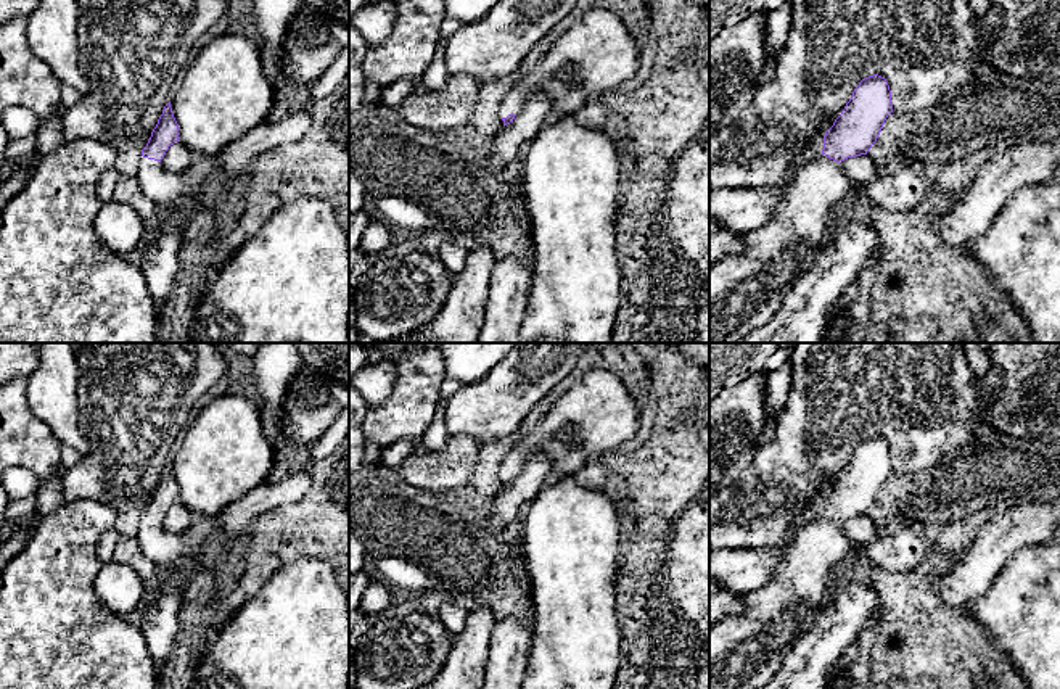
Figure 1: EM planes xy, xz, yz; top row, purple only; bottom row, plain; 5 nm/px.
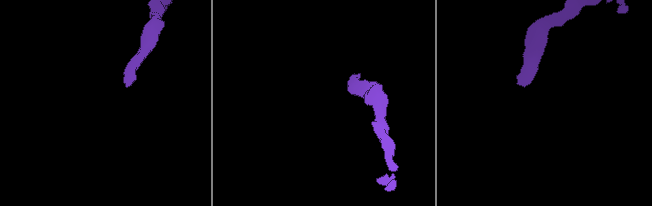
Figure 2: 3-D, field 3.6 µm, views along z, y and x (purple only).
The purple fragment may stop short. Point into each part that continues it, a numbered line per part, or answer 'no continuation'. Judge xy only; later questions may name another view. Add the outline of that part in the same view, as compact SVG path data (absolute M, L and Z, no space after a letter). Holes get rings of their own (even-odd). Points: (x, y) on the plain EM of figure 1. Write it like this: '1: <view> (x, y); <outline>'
1: xy (177, 554); M220 514L198 517L183 533L169 533L159 522L142 518L135 538L145 555L162 570L159 581L185 591L201 562L199 547L216 538L219 528Z

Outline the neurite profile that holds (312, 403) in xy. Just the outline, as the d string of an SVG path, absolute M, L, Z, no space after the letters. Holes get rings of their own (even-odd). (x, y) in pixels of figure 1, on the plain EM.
M304 365L286 391L285 441L293 446L310 446L347 406L347 386Z

